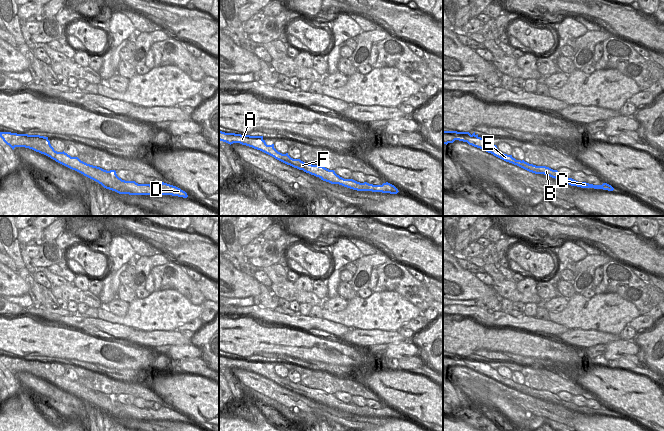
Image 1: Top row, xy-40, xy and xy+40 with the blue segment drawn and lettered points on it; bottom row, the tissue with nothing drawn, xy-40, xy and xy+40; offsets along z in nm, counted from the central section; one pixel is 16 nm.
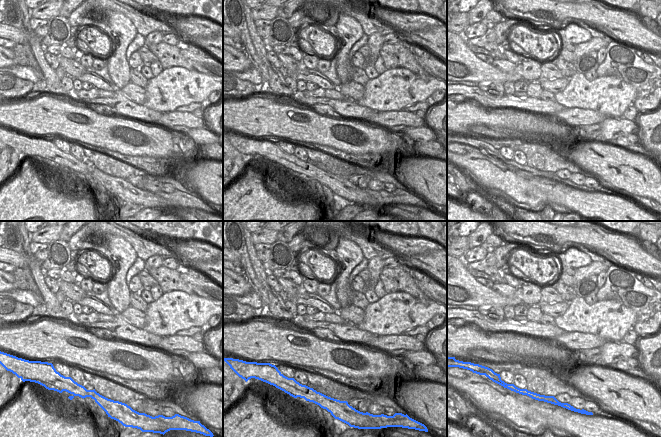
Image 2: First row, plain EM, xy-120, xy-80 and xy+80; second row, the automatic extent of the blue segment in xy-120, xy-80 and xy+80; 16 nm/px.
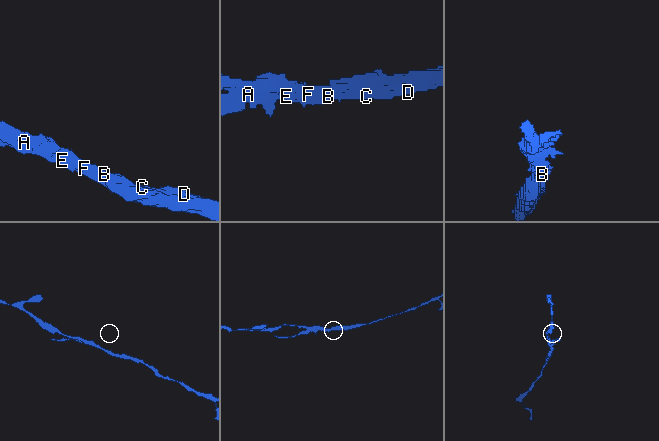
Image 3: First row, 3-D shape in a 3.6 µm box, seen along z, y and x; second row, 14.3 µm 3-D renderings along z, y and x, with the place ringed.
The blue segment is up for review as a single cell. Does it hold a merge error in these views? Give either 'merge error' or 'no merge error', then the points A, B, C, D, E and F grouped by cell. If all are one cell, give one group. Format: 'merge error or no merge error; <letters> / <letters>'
merge error; A B C D F / E

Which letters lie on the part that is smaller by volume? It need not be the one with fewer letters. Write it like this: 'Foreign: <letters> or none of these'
Foreign: E

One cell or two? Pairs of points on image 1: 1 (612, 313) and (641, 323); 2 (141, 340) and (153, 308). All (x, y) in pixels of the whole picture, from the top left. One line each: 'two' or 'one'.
1: two
2: two

